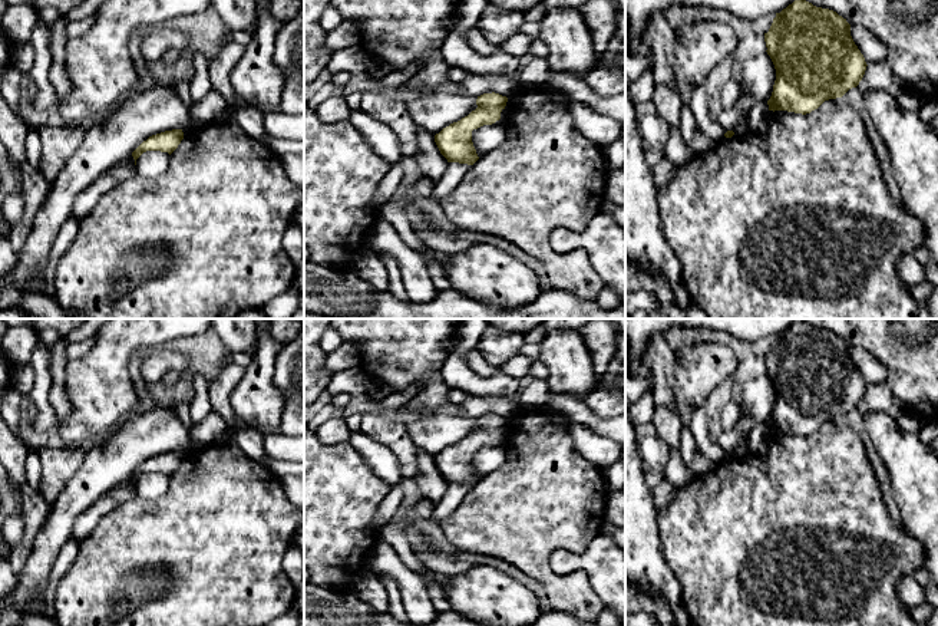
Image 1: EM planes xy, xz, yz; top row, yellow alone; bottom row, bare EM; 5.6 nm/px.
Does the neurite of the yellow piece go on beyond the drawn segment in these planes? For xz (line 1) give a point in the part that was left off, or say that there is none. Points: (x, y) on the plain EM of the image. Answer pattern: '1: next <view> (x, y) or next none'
1: next xz (504, 434)

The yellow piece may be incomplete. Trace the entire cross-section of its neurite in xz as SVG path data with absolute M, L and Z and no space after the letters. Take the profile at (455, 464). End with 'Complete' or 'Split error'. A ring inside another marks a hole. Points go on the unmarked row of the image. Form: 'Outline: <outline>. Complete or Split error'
Outline: M483 415L478 418L475 432L435 457L435 464L447 484L473 487L479 481L472 459L480 448L506 441L506 424L508 419L499 415Z. Split error

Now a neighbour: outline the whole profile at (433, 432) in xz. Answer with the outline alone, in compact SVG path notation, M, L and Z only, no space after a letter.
M427 414L413 416L406 429L413 444L432 457L468 438L478 429L475 418Z

